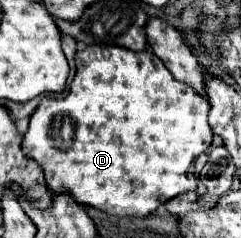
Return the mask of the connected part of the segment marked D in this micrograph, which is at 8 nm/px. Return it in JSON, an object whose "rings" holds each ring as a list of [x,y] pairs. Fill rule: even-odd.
{"rings":[[[90,45],[84,51],[76,53],[76,77],[68,89],[68,93],[64,97],[44,97],[38,105],[38,109],[34,111],[34,115],[30,117],[30,127],[24,135],[24,151],[28,157],[36,159],[40,163],[40,167],[44,169],[46,175],[46,183],[50,187],[50,191],[60,193],[66,191],[70,193],[80,205],[90,205],[96,209],[102,209],[110,215],[118,215],[118,217],[126,217],[126,215],[138,215],[144,217],[152,211],[156,211],[158,205],[166,203],[168,199],[186,193],[186,191],[194,191],[196,189],[196,173],[194,173],[194,161],[198,159],[198,155],[202,155],[210,141],[212,141],[212,131],[208,125],[208,113],[210,113],[210,103],[204,95],[196,93],[192,87],[188,87],[186,83],[174,79],[174,75],[166,69],[166,65],[150,51],[130,51],[126,47],[118,47],[118,45]],[[64,117],[68,117],[74,125],[74,135],[72,139],[62,139],[60,131],[62,131],[62,121]],[[66,167],[78,167],[76,173],[62,173]]]}

